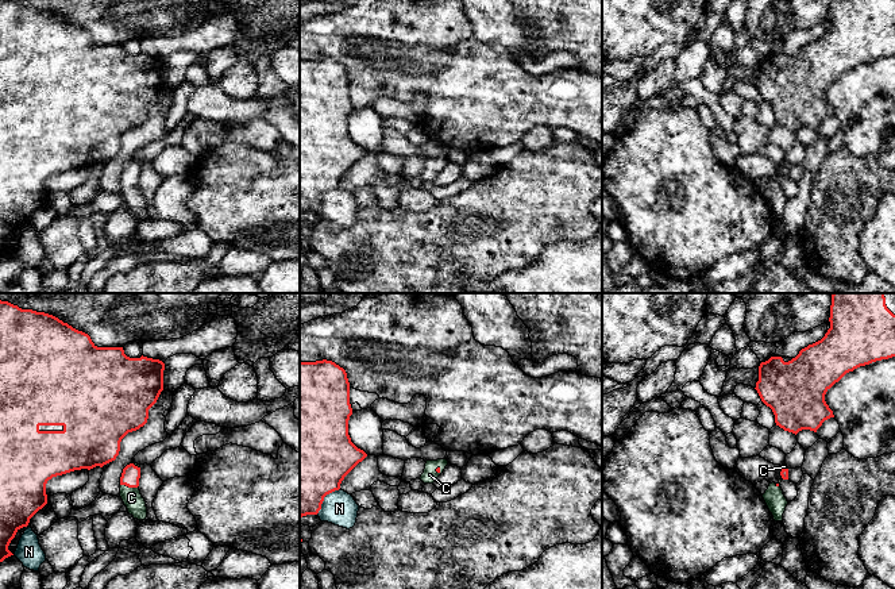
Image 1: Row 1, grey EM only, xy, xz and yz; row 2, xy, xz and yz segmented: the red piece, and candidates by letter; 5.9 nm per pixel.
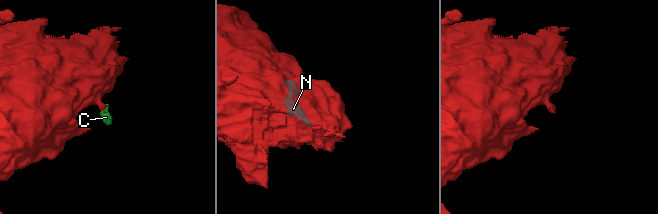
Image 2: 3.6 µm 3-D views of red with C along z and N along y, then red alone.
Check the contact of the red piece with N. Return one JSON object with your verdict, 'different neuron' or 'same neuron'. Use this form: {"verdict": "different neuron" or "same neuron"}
{"verdict": "different neuron"}

